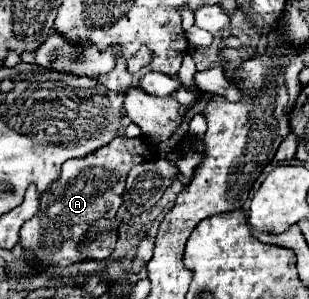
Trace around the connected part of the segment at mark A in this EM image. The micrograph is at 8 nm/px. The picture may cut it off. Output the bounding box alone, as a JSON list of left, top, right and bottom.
[20,136,156,266]

